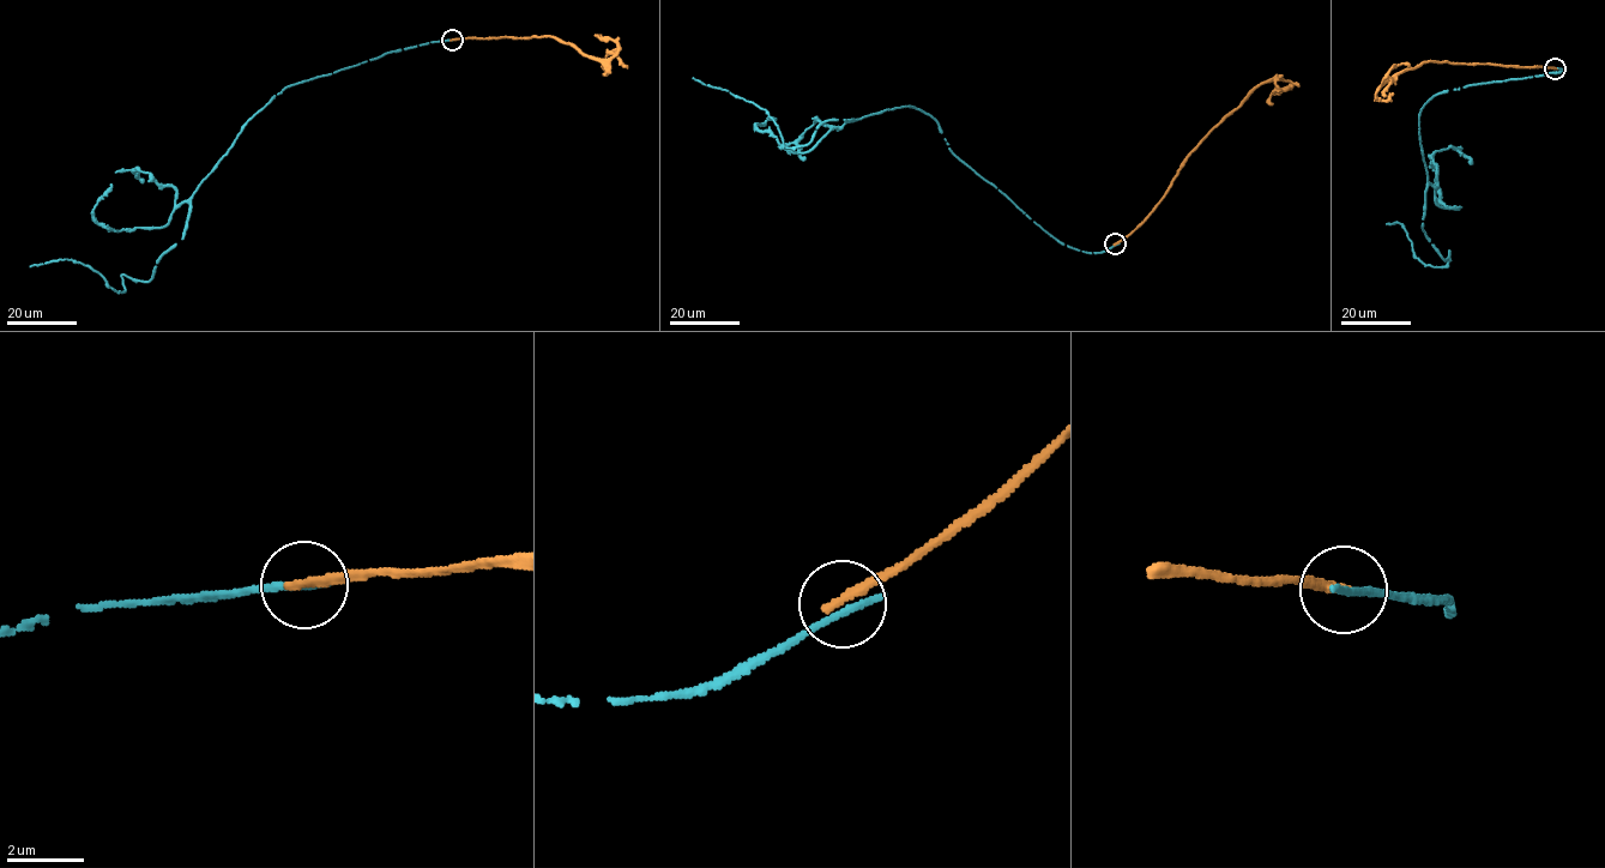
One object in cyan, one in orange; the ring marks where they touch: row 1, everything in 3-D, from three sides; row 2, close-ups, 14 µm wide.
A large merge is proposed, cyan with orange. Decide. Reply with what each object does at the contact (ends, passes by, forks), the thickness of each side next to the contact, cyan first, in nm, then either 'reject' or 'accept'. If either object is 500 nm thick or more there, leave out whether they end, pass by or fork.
cyan ends; orange ends; calibres 240 and 240 nm; reject

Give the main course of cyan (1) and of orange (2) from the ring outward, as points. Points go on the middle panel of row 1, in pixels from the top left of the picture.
1: (1115, 245), (1092, 253), (1057, 241), (917, 108), (824, 121), (806, 145), (780, 149), (765, 110), (693, 78)
2: (1115, 245), (1150, 214), (1187, 156), (1260, 84), (1274, 79), (1289, 82), (1271, 96), (1272, 104)

